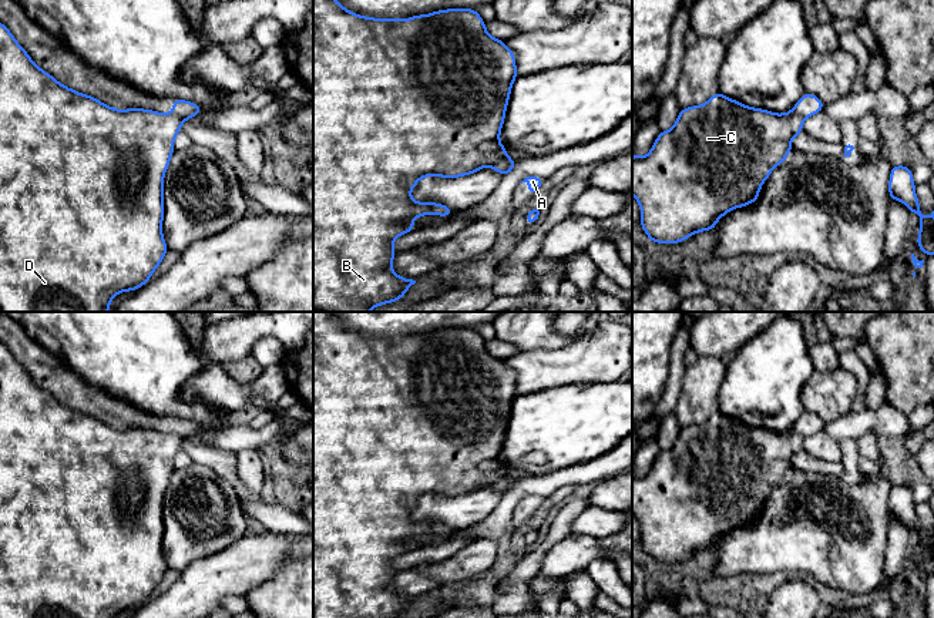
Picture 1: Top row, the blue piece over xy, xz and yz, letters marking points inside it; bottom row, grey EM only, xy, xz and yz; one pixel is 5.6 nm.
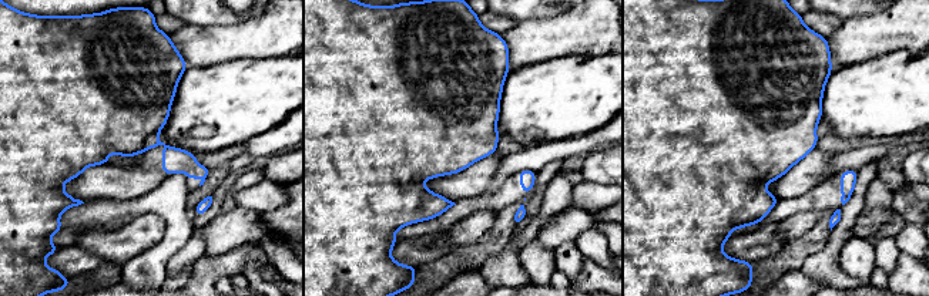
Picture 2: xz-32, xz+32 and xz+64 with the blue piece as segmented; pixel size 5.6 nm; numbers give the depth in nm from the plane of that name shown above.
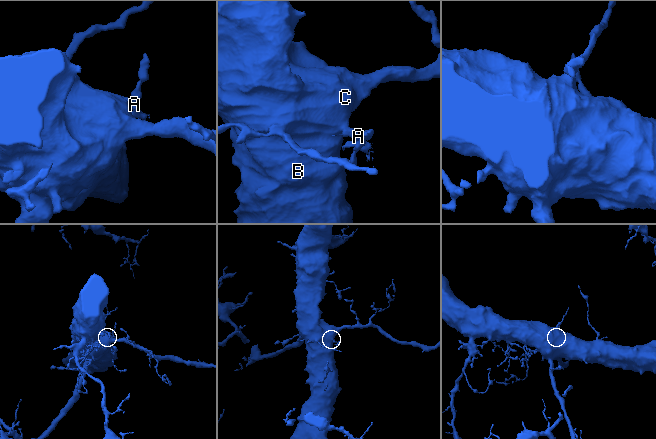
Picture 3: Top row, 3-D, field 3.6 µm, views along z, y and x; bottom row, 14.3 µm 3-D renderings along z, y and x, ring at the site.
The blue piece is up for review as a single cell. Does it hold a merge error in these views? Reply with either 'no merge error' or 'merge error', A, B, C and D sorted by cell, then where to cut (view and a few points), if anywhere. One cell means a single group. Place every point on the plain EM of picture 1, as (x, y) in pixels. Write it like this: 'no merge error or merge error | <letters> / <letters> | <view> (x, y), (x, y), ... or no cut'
merge error | A / B C D | xz (506, 473), (490, 483)

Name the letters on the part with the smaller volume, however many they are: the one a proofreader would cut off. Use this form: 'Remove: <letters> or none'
Remove: A

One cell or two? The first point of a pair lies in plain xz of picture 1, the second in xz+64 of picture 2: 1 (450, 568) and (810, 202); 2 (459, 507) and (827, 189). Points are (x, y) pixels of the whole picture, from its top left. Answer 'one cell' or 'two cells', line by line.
1: two cells
2: two cells

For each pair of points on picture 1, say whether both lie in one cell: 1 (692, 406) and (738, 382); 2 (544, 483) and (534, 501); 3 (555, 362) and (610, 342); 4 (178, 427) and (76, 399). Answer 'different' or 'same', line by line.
1: different
2: different
3: same
4: same

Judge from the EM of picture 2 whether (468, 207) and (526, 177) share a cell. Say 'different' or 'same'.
same

